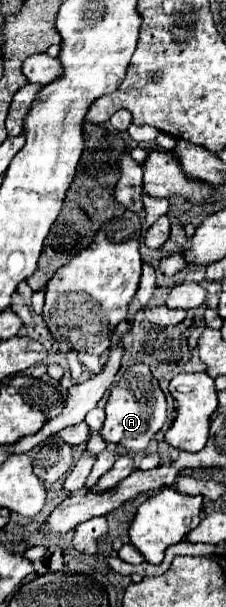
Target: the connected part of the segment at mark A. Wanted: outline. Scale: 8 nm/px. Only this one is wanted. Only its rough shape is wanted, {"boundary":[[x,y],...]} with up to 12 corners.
{"boundary":[[147,364],[123,372],[109,394],[105,442],[133,452],[167,420]]}

